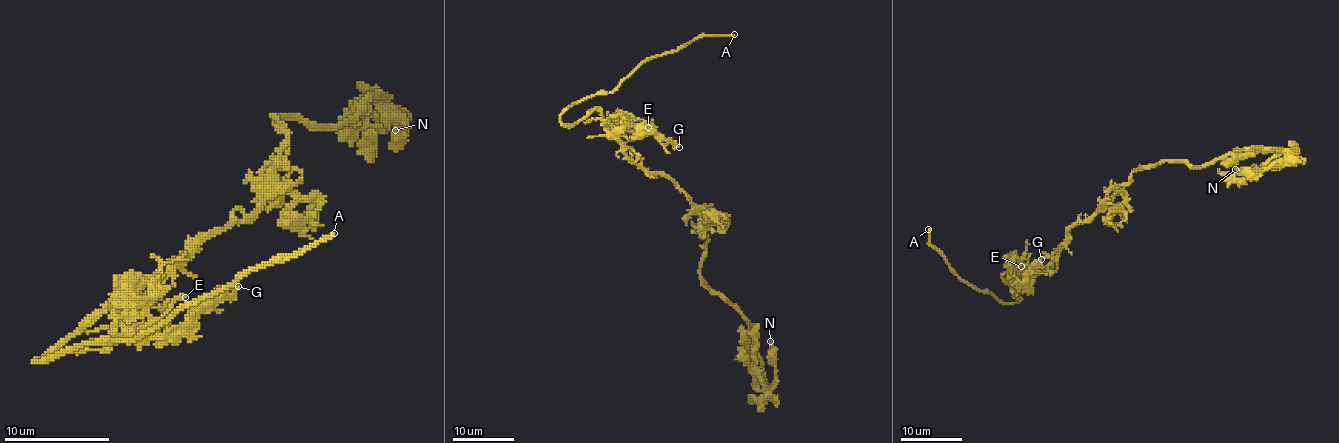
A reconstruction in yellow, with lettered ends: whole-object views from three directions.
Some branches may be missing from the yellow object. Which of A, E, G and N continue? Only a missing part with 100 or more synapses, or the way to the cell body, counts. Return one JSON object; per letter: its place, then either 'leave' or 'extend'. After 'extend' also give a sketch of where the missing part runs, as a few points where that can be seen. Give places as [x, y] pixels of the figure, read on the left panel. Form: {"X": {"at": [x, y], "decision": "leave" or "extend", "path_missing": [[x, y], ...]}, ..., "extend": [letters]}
{"A": {"at": [334, 233], "decision": "extend"}, "E": {"at": [185, 297], "decision": "leave"}, "G": {"at": [238, 286], "decision": "leave"}, "N": {"at": [395, 130], "decision": "leave"}, "extend": ["A"]}

